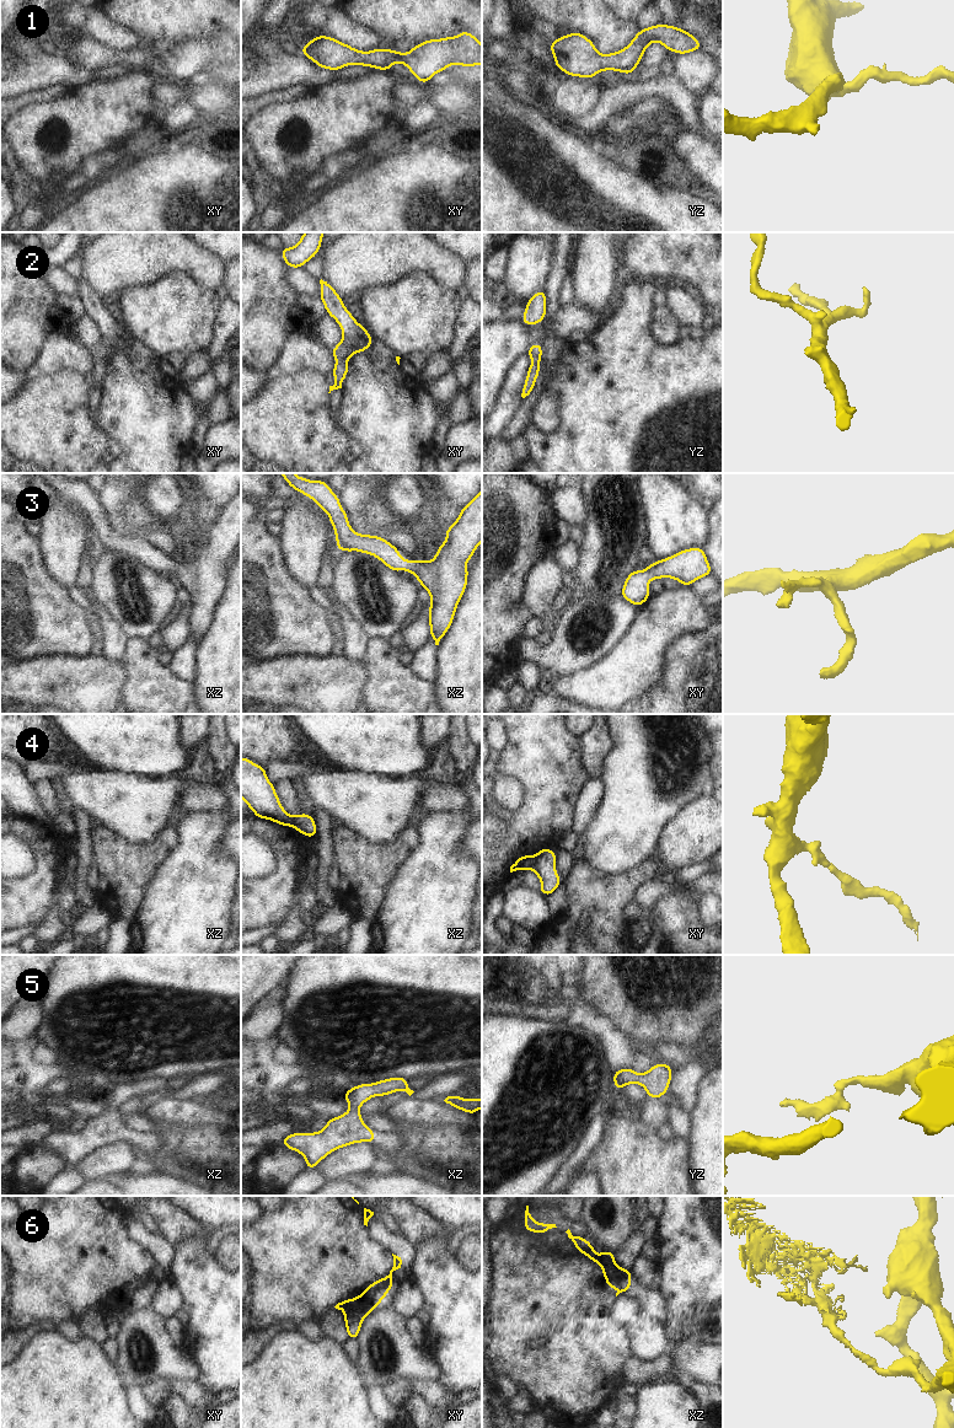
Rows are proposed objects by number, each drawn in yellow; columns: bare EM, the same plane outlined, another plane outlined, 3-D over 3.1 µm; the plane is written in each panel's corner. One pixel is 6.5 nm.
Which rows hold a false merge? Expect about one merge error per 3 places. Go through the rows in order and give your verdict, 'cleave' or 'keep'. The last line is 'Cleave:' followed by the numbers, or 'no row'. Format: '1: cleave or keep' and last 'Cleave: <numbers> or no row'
1: keep
2: keep
3: keep
4: cleave
5: keep
6: cleave
Cleave: 4, 6

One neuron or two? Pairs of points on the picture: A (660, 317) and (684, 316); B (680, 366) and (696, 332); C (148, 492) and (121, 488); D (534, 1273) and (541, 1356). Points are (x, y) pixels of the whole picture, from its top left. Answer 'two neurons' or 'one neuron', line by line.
A: two neurons
B: two neurons
C: two neurons
D: one neuron

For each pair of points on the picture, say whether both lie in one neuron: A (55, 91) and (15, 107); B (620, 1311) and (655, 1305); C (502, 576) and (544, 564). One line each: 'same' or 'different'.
A: same
B: different
C: different

